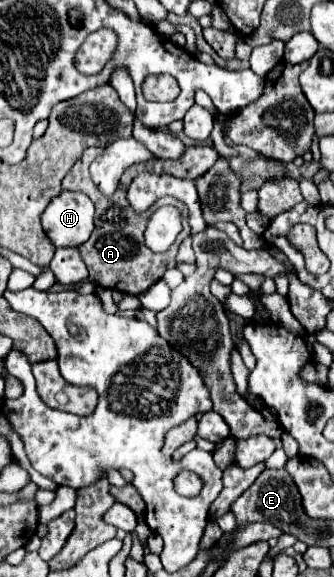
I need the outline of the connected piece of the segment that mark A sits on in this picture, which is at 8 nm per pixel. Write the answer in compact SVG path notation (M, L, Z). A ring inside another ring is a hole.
M88 147L84 151L84 155L78 159L78 163L70 169L70 173L64 177L62 181L62 187L68 189L68 191L82 191L86 193L92 203L96 205L96 217L94 217L94 231L90 235L90 239L86 243L82 243L78 249L80 249L80 255L90 271L90 281L92 283L98 283L100 287L104 289L118 289L126 295L140 295L144 291L148 291L170 267L176 265L174 257L176 257L176 249L178 245L174 243L174 247L170 247L170 251L158 255L154 251L150 251L144 243L144 229L146 229L146 223L150 219L150 215L162 207L164 203L154 203L150 211L146 211L144 215L136 215L130 207L128 207L128 201L126 201L126 189L128 185L132 183L132 179L136 175L140 175L142 171L154 171L154 173L170 173L170 175L180 175L180 177L186 177L186 173L182 175L180 171L176 171L174 167L170 167L170 171L166 171L166 161L152 161L152 163L140 163L140 165L132 165L124 171L122 179L120 179L120 187L118 191L114 193L112 199L106 199L98 189L96 185L92 183L90 179L90 173L88 173L88 165L102 153L102 147Z

